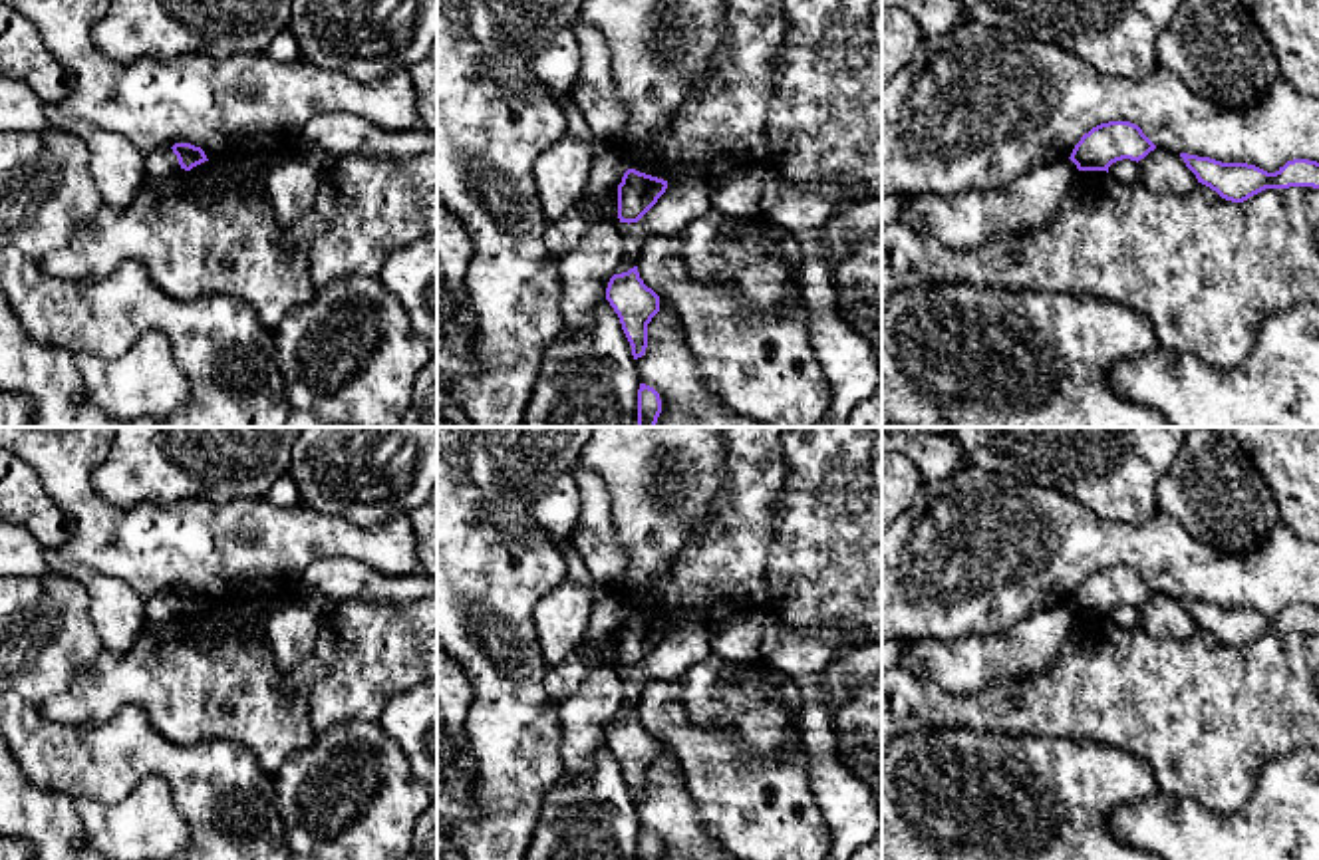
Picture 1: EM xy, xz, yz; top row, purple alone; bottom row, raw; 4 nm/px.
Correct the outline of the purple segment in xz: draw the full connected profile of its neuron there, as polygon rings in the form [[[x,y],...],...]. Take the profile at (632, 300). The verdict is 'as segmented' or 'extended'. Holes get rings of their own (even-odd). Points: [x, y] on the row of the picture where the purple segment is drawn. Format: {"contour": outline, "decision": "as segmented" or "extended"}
{"contour": [[[634,266],[610,278],[606,300],[620,318],[634,359],[642,358],[648,348],[648,324],[660,312],[660,296],[644,284]]], "decision": "as segmented"}

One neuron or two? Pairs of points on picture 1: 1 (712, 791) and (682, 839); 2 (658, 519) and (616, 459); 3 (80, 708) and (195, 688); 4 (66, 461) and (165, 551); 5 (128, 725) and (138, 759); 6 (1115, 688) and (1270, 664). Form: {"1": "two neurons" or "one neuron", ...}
{"1": "two neurons", "2": "one neuron", "3": "one neuron", "4": "one neuron", "5": "one neuron", "6": "one neuron"}

